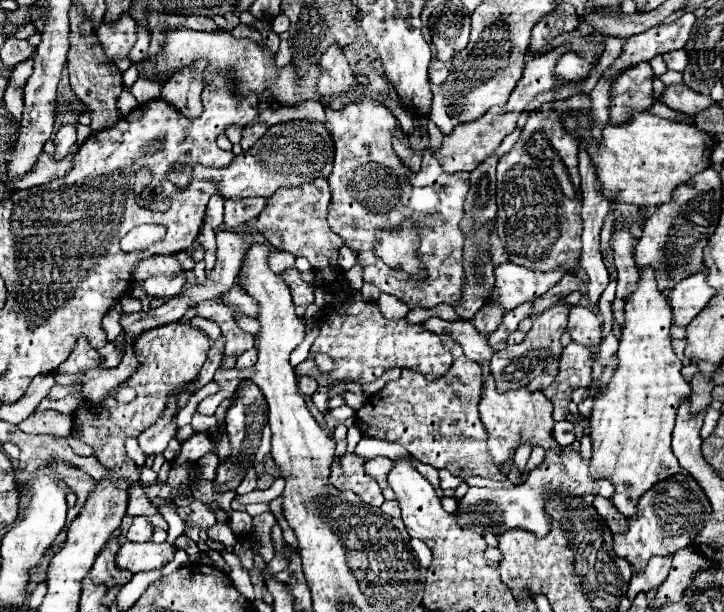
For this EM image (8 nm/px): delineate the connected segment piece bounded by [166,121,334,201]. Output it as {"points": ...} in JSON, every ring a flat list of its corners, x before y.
{"points":[[288,121,268,127,266,135,256,145,234,157,228,167,214,169,204,165,174,165,168,173,168,181,178,189,186,189,194,179,212,181,218,195,224,199,246,199,246,197,272,197,282,187,298,187,318,177,328,177,334,163,334,143,324,123,314,121]]}

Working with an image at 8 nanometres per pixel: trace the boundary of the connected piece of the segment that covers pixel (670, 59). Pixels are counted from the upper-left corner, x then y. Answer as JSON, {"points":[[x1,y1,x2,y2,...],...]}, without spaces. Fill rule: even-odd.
{"points":[[680,49,680,51,672,51,672,53,666,53,666,55,662,55,662,57,664,57,668,69,672,69,672,71,682,71,682,69,686,67,686,61,688,61,684,49]]}

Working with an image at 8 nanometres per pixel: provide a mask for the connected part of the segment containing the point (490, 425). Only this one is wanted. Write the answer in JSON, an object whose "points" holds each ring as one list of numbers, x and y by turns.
{"points":[[492,375,488,377,484,385,484,397,480,401,480,419,488,431,488,449,494,457,496,465,506,465,506,461,514,455,514,451,522,443,540,445,544,449,556,449,560,451,560,445,552,437,554,419,552,419,552,403,544,397,542,391,530,393,526,387,510,391,510,393,498,393,492,381]]}

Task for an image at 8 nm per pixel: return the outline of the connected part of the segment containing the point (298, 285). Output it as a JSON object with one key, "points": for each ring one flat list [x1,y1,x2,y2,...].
{"points":[[290,269,288,275,284,275,284,283,290,285,292,299,294,299,294,305,296,305,296,313,304,315,306,307,314,301,314,287,308,285,308,283,304,283,300,279,300,273,296,269]]}

